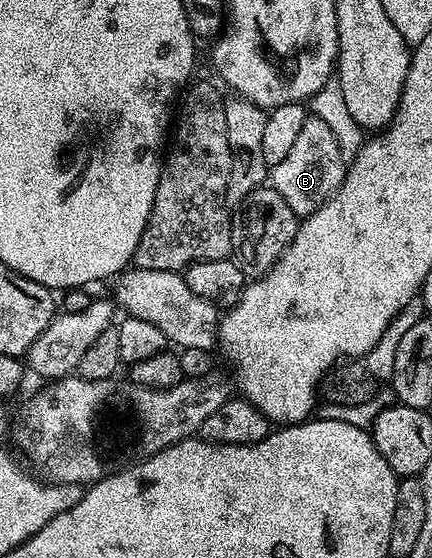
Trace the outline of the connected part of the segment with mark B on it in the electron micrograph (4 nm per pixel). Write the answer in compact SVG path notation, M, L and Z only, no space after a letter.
M308 114L305 115L302 130L286 158L271 165L270 186L275 192L282 194L282 198L286 198L286 206L294 210L297 218L303 218L327 202L344 181L345 171L346 162L338 150L338 144L334 142L334 134L326 126L326 122L322 122L322 118Z

